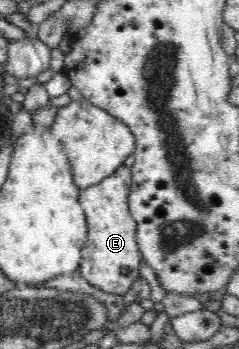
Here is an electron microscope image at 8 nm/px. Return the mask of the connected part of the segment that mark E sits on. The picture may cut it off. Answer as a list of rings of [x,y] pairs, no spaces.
[[[118,167],[100,183],[81,190],[79,202],[88,222],[88,236],[81,249],[80,272],[92,286],[110,294],[124,295],[135,279],[143,259],[137,245],[137,223],[129,210],[131,168]]]

